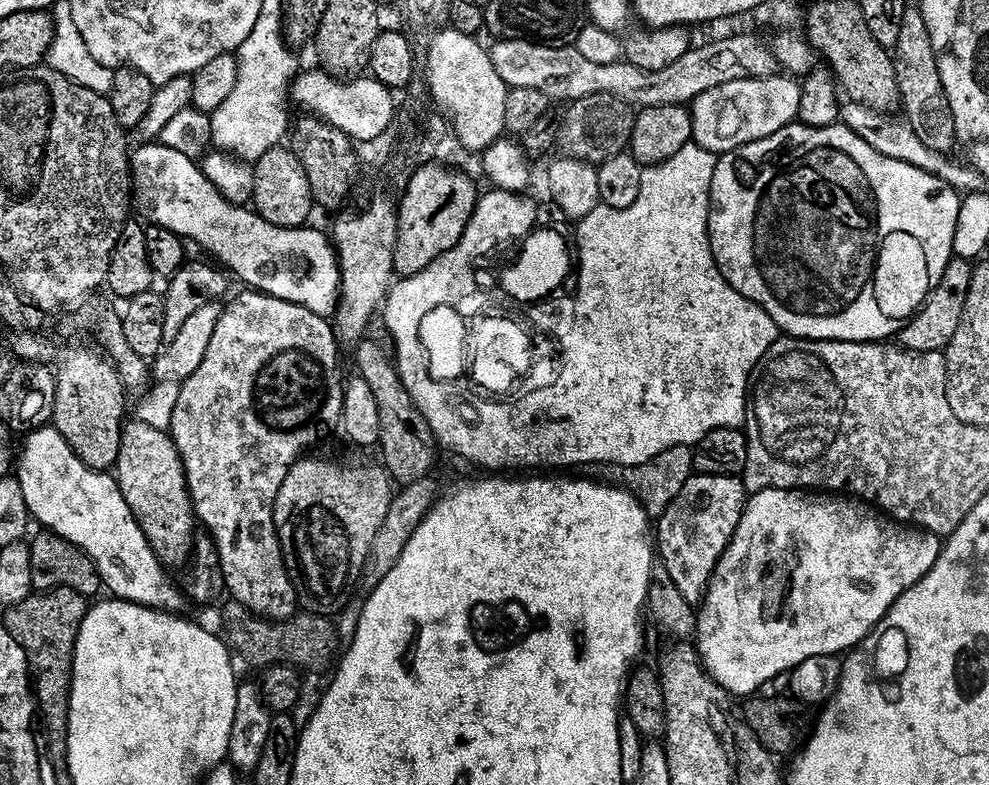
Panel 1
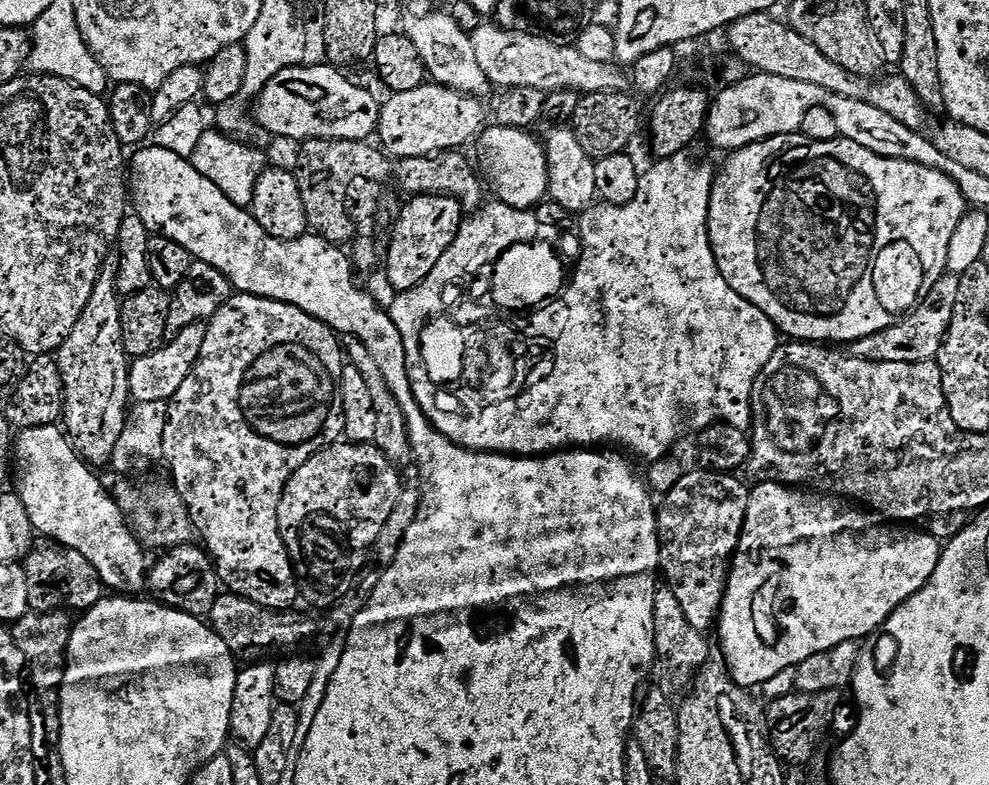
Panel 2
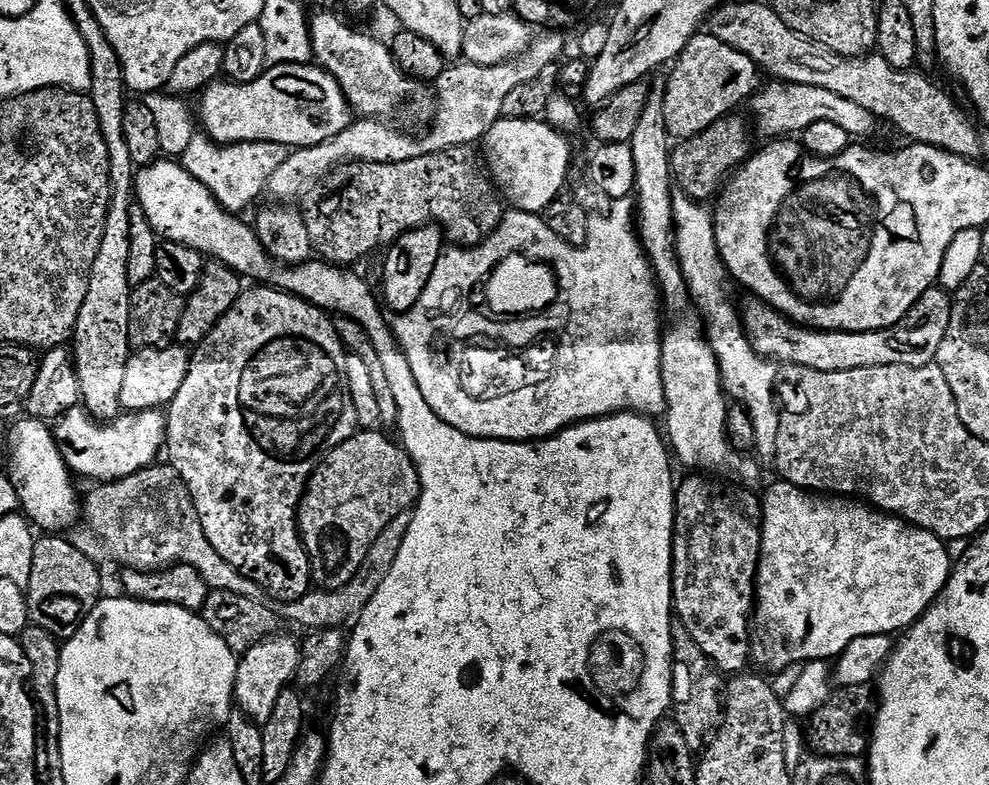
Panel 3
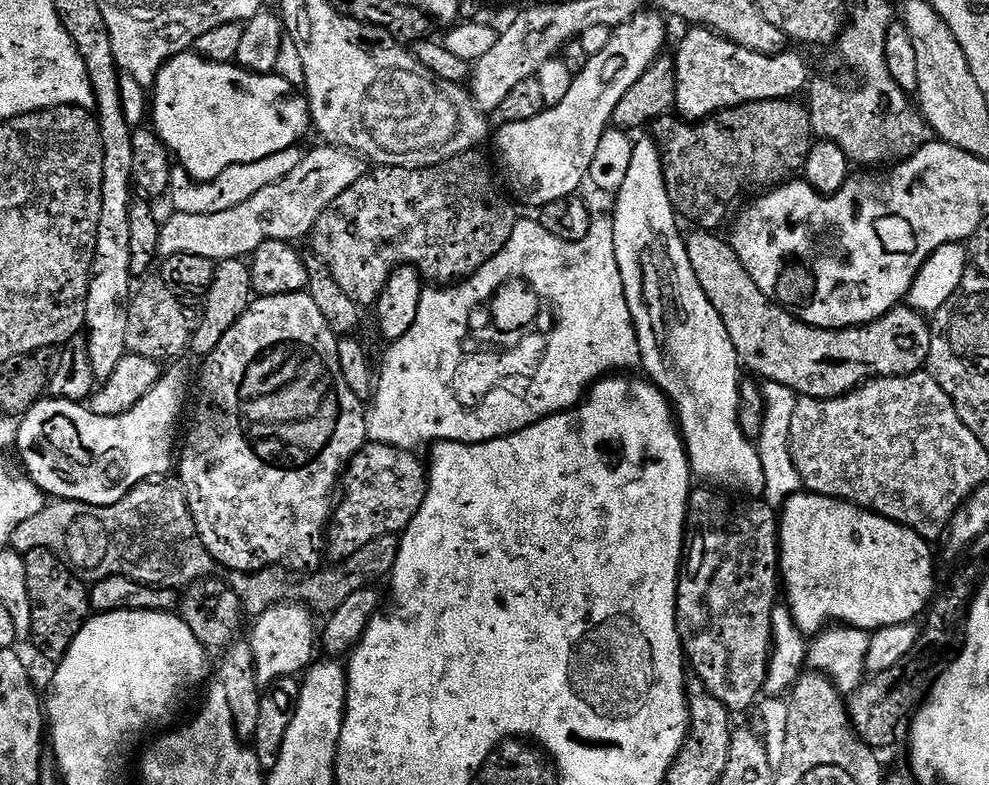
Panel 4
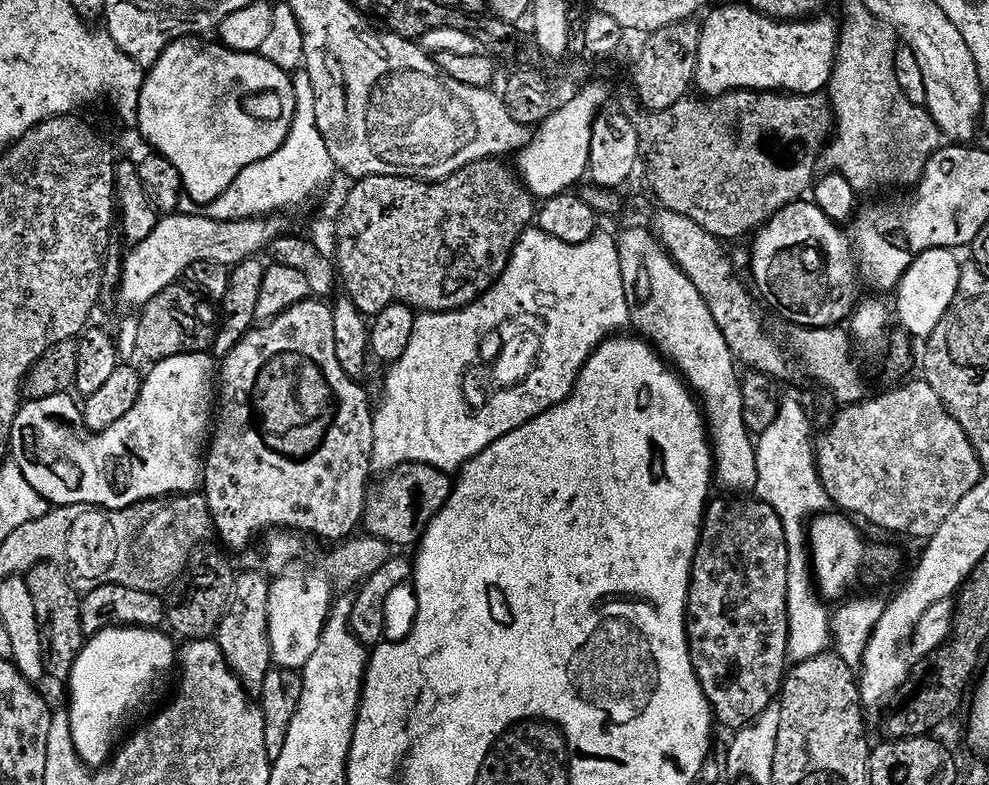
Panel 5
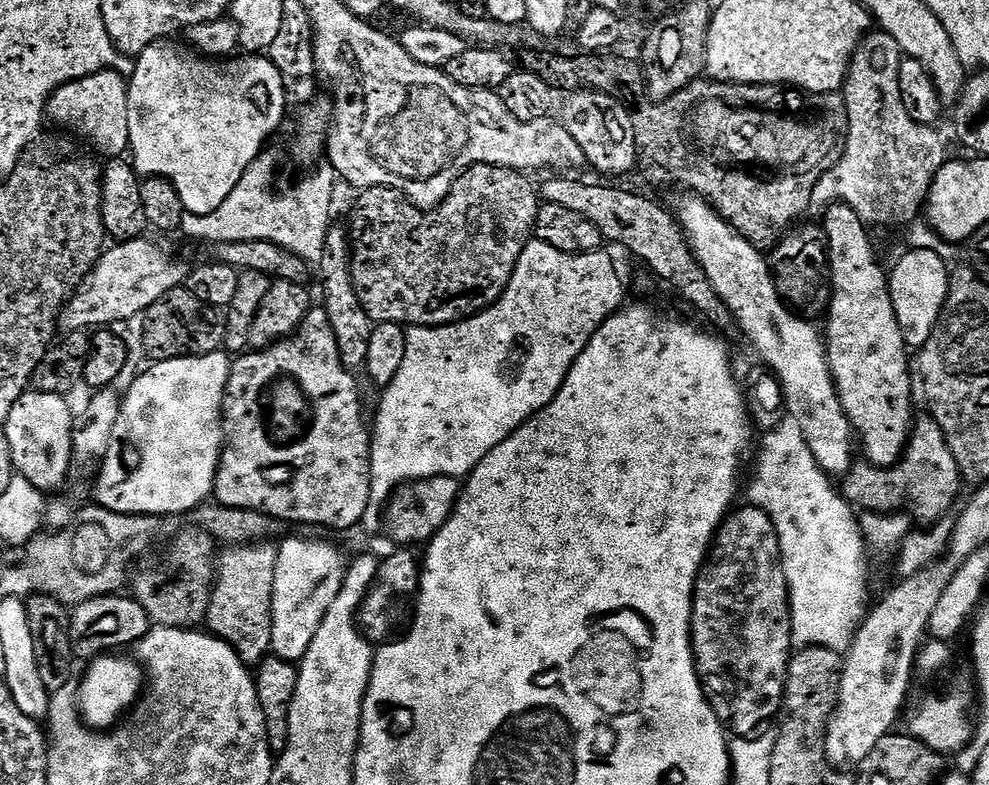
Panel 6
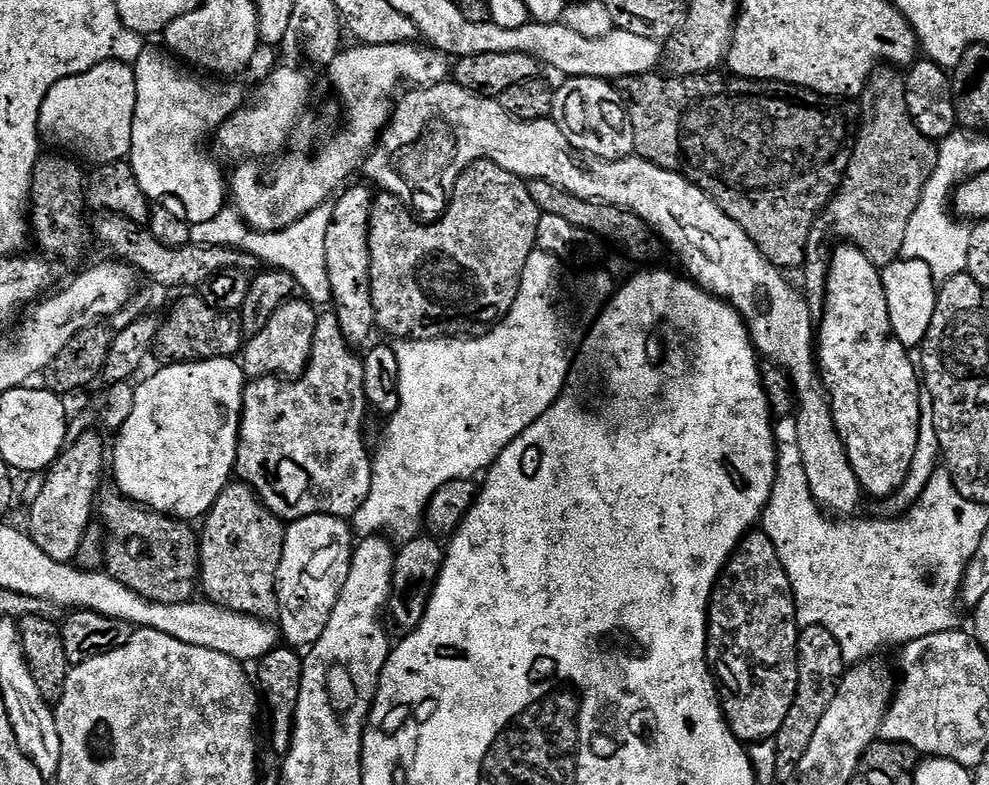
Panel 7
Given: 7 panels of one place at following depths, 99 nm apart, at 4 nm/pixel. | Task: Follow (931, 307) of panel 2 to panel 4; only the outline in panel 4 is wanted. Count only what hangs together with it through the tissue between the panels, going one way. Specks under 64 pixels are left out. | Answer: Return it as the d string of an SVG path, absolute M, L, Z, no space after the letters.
M692 230L692 233L687 233L690 266L694 266L694 274L702 290L706 290L710 306L718 310L718 318L722 318L722 326L726 326L730 342L734 342L741 365L747 371L749 368L757 372L752 374L761 381L786 386L800 398L809 396L815 400L833 400L835 396L844 396L859 388L866 380L874 380L878 376L909 376L927 365L933 328L925 313L911 306L897 306L873 324L861 324L858 328L815 328L803 324L799 316L780 307L775 300L769 300L762 290L758 290L754 278L750 278L746 266L742 266L731 243L725 237L723 240L716 235L720 234L712 230Z

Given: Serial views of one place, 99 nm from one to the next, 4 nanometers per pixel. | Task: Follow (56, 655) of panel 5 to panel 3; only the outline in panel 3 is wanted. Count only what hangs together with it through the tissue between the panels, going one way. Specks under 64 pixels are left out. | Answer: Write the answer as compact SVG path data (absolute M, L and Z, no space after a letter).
M44 534L34 546L34 564L30 566L30 582L26 589L28 619L37 628L63 642L76 633L76 629L102 599L100 572L97 561L72 545L71 539L60 534Z

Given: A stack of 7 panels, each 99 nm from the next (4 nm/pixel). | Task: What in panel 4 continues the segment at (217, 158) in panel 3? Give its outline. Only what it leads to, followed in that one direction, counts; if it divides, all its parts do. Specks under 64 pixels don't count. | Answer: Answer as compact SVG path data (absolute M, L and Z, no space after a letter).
M299 147L287 148L272 154L268 158L259 159L258 162L235 164L231 168L224 170L218 178L209 181L197 182L184 167L179 164L173 165L171 172L171 182L168 191L169 198L172 198L173 209L176 212L190 214L216 214L224 210L233 208L246 202L247 198L252 198L254 194L273 185L298 166L301 161L303 151Z

